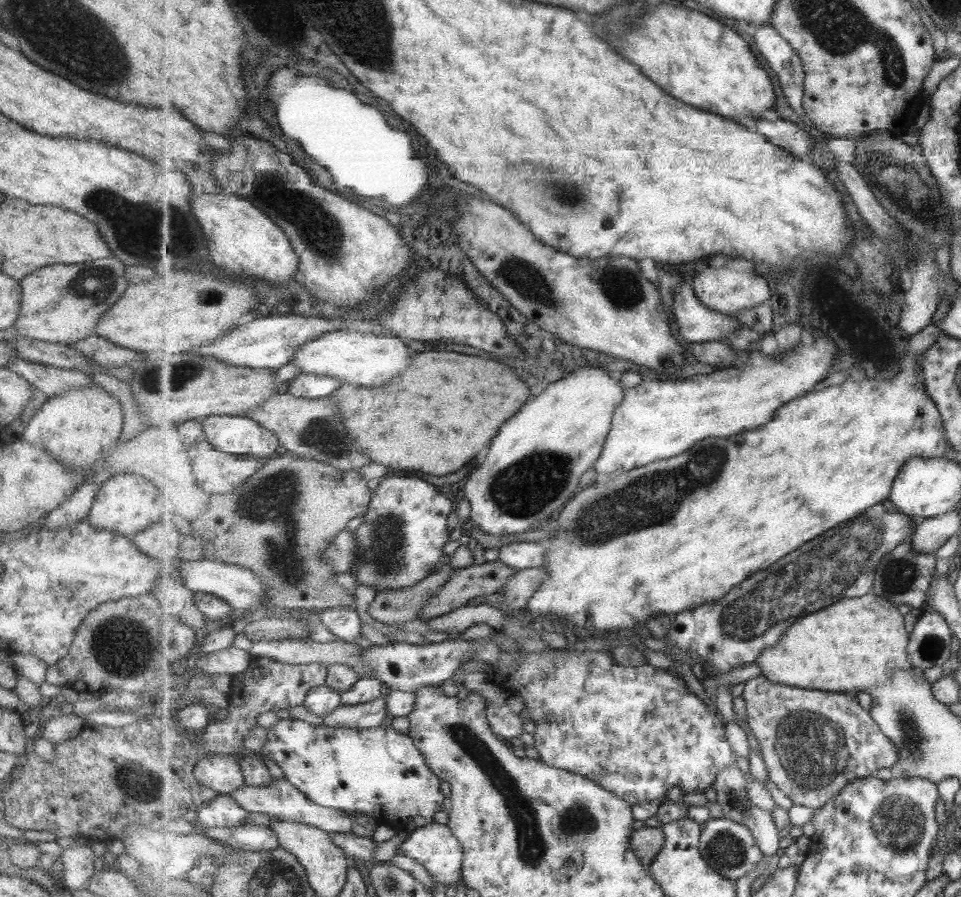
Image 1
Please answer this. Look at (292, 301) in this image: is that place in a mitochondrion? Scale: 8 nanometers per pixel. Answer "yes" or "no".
no

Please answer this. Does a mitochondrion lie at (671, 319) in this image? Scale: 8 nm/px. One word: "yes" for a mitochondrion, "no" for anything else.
no

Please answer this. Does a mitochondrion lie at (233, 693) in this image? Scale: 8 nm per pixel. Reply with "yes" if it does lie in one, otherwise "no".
no

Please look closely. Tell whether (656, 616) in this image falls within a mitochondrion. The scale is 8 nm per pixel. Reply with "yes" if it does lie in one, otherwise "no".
no

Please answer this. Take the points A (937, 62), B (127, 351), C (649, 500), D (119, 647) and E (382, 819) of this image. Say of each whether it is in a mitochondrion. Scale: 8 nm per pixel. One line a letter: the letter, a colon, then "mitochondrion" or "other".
A: other
B: other
C: mitochondrion
D: mitochondrion
E: other

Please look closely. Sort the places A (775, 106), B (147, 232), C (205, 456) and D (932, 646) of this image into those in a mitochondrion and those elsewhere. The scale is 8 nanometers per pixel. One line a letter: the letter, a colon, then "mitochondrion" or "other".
A: other
B: mitochondrion
C: other
D: mitochondrion

